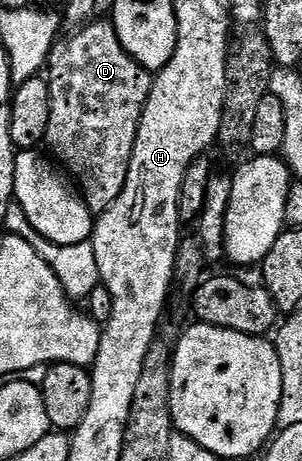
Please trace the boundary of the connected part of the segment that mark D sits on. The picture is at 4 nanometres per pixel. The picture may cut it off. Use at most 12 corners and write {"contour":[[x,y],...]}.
{"contour":[[111,25],[50,50],[45,151],[92,214],[124,190],[151,85]]}

